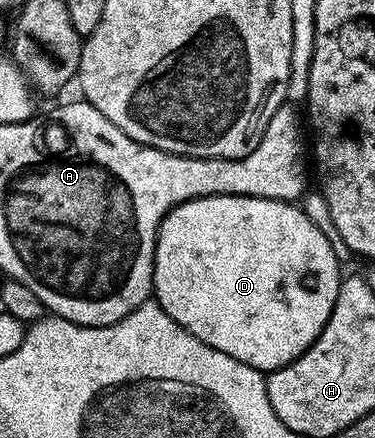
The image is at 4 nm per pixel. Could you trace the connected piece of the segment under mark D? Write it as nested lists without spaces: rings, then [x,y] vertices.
[[[198,196],[196,200],[187,200],[172,208],[161,222],[155,243],[155,269],[151,287],[155,303],[165,310],[165,314],[169,314],[169,318],[173,318],[173,322],[189,330],[189,334],[201,338],[205,346],[213,346],[213,350],[221,350],[221,354],[229,354],[229,358],[237,358],[237,362],[245,362],[245,366],[253,366],[258,372],[266,374],[293,362],[305,354],[309,346],[313,346],[321,330],[325,330],[329,314],[333,314],[340,279],[341,265],[334,257],[328,238],[309,220],[302,207],[286,200],[266,200],[256,196]]]

